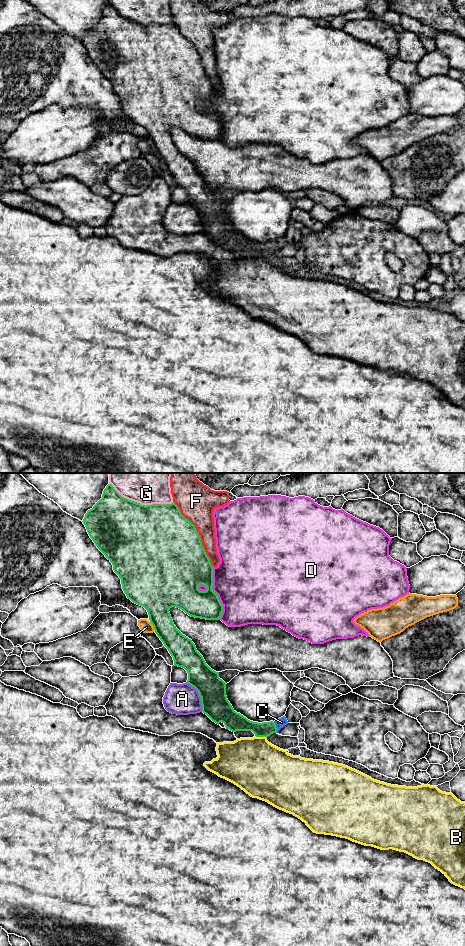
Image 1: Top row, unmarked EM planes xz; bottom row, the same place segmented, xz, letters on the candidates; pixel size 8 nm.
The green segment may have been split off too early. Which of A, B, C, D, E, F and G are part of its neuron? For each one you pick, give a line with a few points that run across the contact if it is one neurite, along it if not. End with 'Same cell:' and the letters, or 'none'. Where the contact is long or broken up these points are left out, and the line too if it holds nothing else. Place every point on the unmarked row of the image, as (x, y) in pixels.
C: line xz (265, 249), (275, 247), (281, 242)
Same cell: C

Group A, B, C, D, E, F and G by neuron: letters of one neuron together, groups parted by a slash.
A / B / C / D / E / F / G

